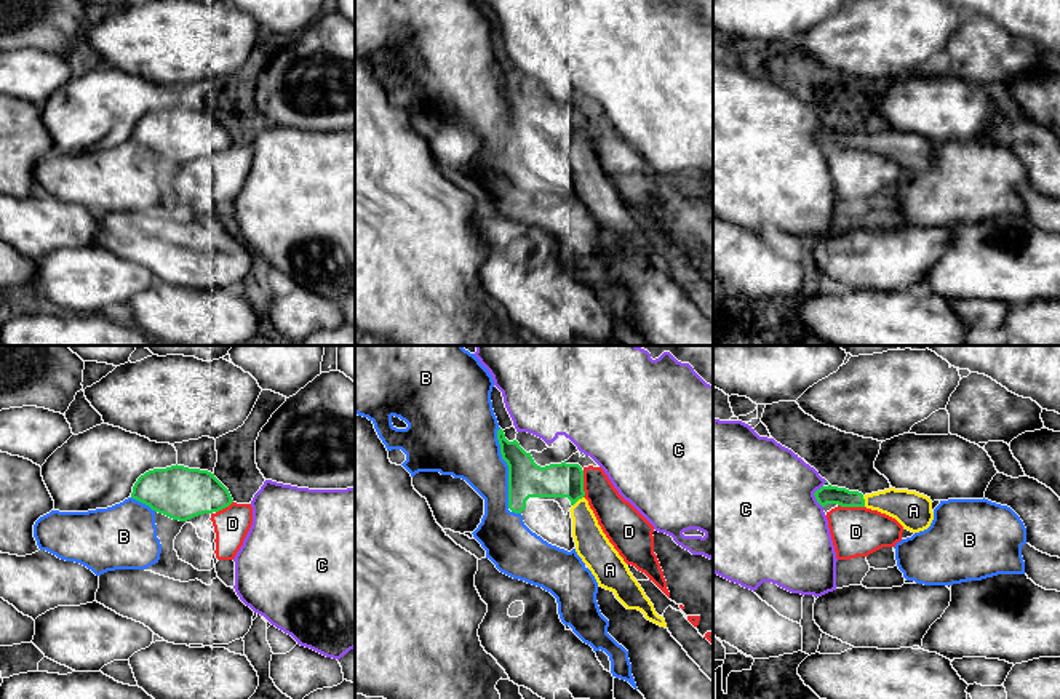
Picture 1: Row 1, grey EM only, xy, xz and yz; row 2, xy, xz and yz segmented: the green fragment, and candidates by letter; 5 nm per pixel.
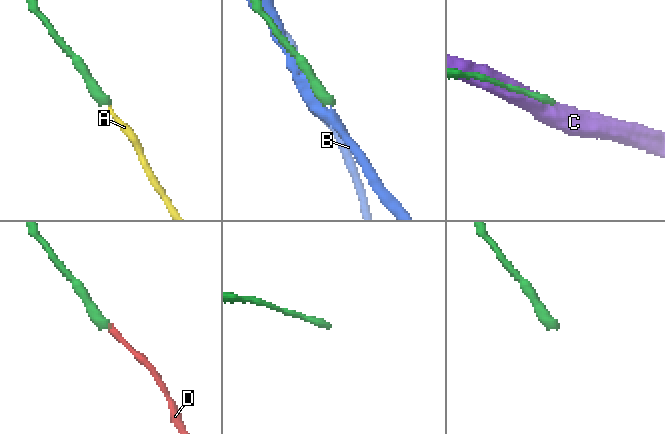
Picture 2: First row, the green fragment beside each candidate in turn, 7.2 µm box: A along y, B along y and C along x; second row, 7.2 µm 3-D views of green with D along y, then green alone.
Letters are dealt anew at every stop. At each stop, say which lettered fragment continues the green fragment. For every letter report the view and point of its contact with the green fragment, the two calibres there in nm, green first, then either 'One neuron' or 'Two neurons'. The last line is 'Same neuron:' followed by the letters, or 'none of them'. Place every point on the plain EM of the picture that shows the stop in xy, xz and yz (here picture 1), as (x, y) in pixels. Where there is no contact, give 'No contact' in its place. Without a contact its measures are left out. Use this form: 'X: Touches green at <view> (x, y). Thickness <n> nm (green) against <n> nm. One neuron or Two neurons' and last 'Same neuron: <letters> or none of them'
A: Touches green at xz (577, 141). Thickness 180 nm (green) against 170 nm. One neuron
B: Touches green at xz (509, 109). Thickness 180 nm (green) against 320 nm. Two neurons
C: Touches green at yz (814, 136). Thickness 100 nm (green) against 500 nm. Two neurons
D: Touches green at xz (582, 125). Thickness 180 nm (green) against 190 nm. Two neurons
Same neuron: A

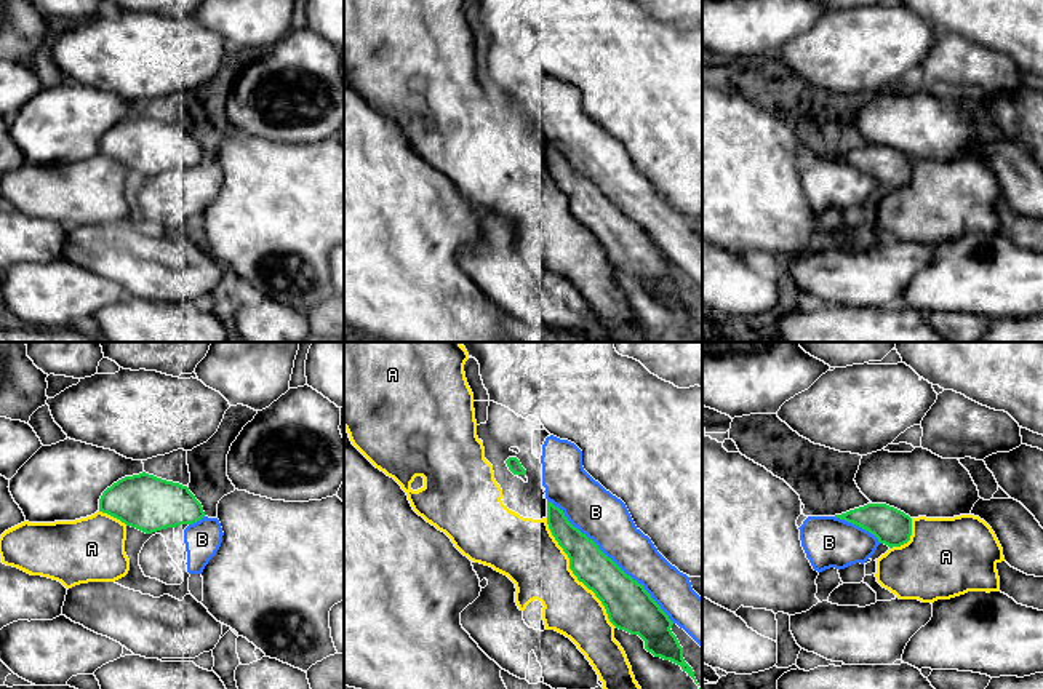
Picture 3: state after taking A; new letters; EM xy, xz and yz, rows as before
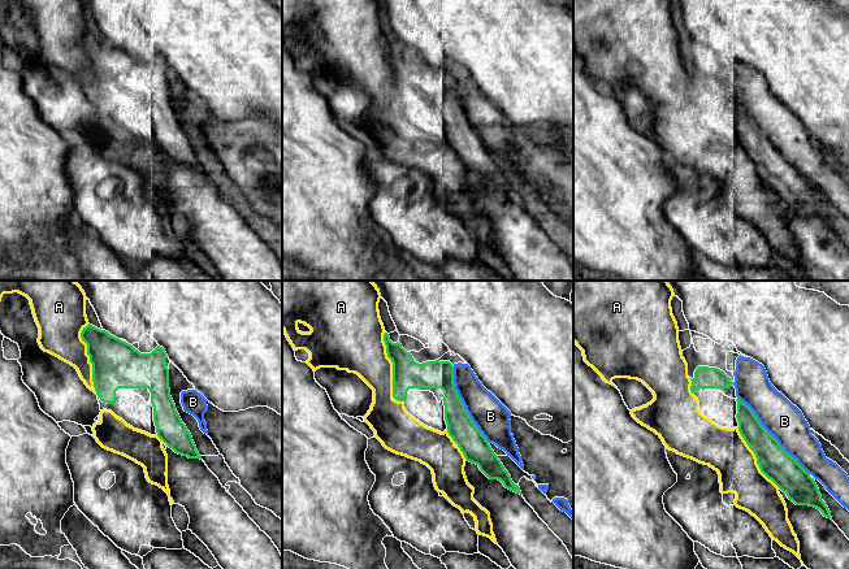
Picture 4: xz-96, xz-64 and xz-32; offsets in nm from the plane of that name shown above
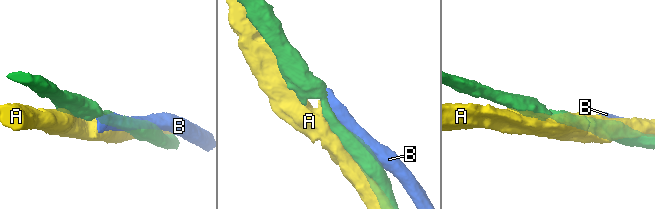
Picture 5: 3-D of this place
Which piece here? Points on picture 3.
A: Touches green at xz (573, 215). Thickness 200 nm (green) against 300 nm. Two neurons
B: Touches green at xz (611, 202). Thickness 240 nm (green) against 240 nm. Two neurons
Same neuron: none of them

